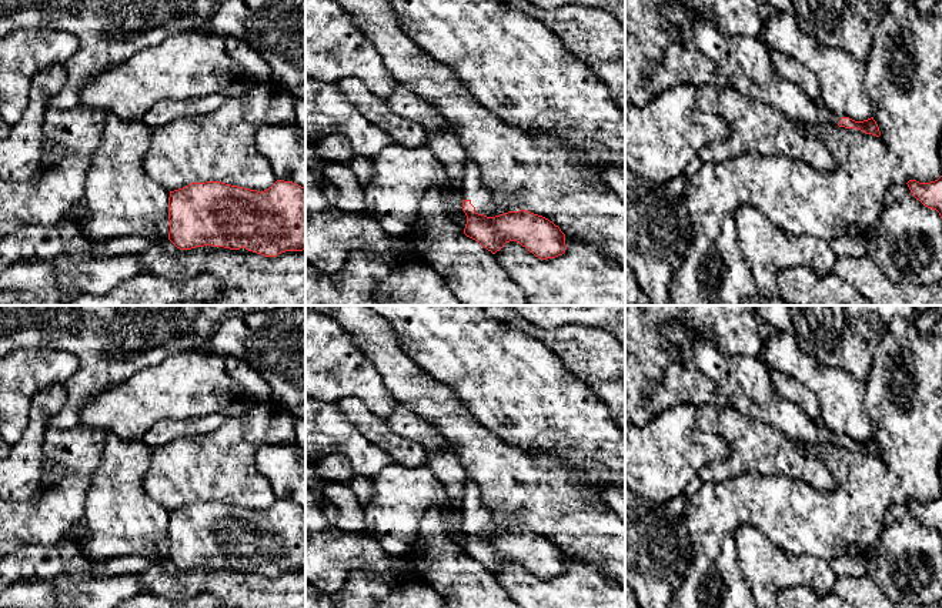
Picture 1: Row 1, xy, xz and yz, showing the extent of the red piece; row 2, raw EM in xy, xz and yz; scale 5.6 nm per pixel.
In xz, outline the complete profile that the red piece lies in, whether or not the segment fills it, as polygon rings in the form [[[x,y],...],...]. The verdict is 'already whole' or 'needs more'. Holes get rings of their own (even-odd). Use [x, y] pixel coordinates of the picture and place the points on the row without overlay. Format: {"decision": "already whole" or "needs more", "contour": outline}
{"decision": "needs more", "contour": [[[467,478],[462,500],[462,531],[467,535],[464,554],[495,574],[505,562],[517,561],[541,579],[555,578],[567,569],[565,554],[548,538],[527,530],[495,537],[482,532],[494,522],[482,501],[480,487]]]}

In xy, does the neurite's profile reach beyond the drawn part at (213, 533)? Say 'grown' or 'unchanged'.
unchanged

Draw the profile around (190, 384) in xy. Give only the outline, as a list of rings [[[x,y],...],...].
[[[183,351],[146,367],[127,381],[91,398],[80,412],[80,425],[114,432],[126,441],[143,440],[161,420],[187,421],[210,414],[244,415],[257,404],[227,373],[226,358],[210,351]]]

